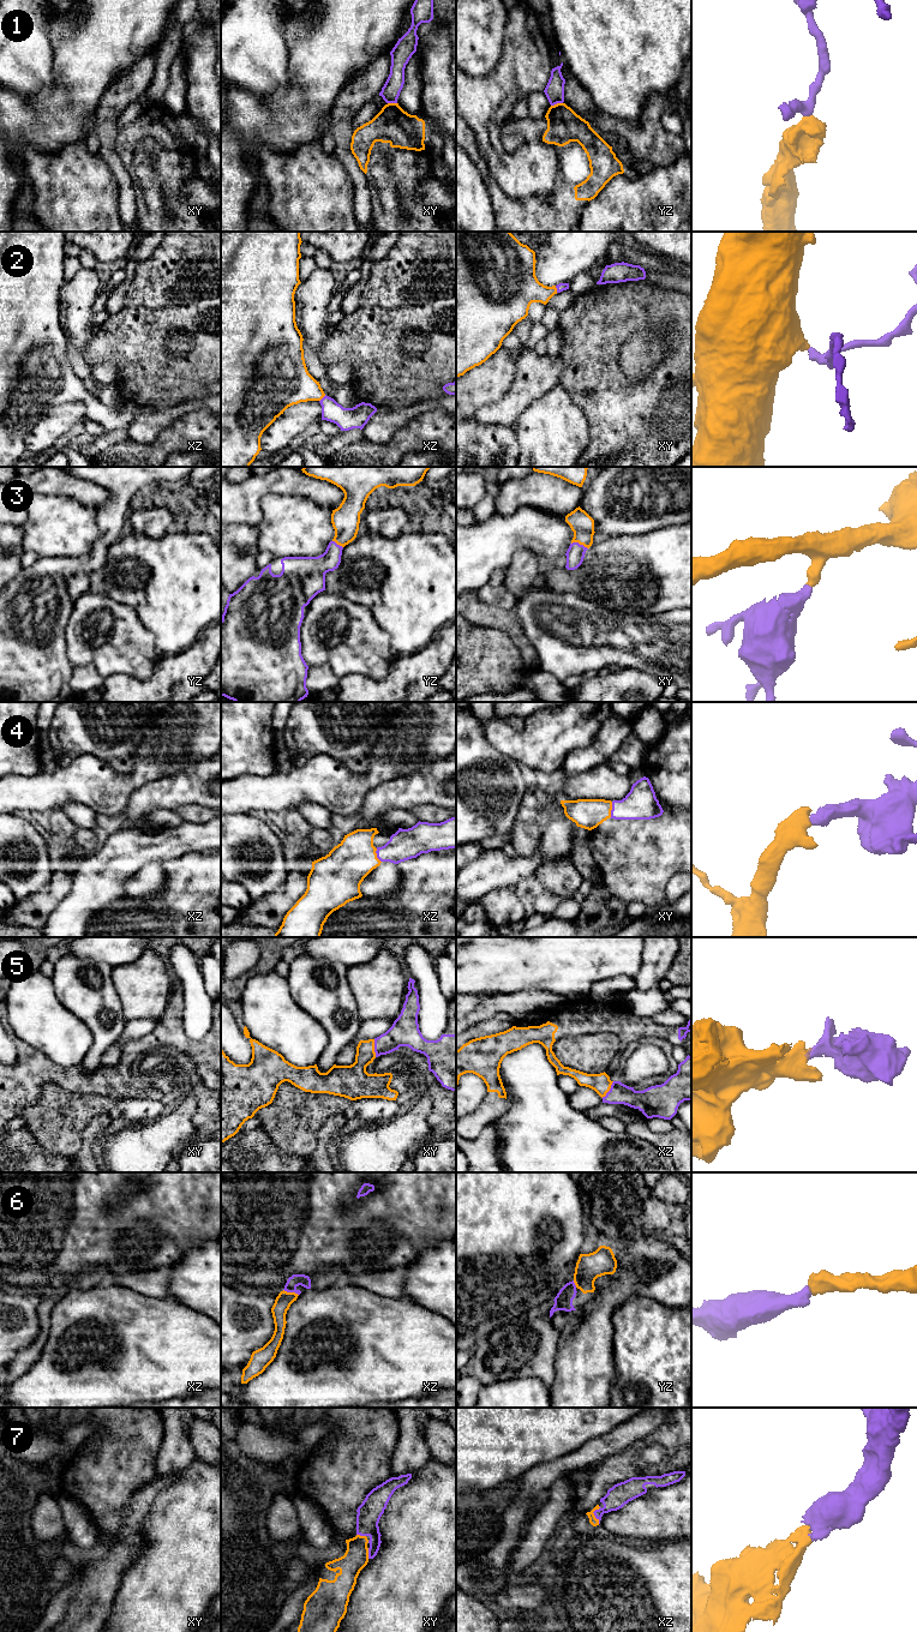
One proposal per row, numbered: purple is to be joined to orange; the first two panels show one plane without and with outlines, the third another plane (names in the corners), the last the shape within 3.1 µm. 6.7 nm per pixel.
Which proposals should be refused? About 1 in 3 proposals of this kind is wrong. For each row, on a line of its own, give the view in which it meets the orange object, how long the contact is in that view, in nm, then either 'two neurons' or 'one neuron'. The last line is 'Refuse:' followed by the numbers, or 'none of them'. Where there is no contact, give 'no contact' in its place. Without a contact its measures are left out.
1: contact in yz; length 80 nm; two neurons
2: contact in xy; length 50 nm; one neuron
3: contact in xy; length 120 nm; one neuron
4: contact in xy; length 110 nm; one neuron
5: contact in xy; length 120 nm; one neuron
6: contact in xz; length 110 nm; one neuron
7: contact in xz; length 120 nm; one neuron
Refuse: 1

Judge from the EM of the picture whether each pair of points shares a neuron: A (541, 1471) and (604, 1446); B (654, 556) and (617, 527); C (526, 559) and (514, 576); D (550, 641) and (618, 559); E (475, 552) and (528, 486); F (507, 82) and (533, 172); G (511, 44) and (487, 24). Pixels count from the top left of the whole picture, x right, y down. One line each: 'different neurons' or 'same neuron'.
A: same neuron
B: different neurons
C: same neuron
D: different neurons
E: different neurons
F: same neuron
G: different neurons

